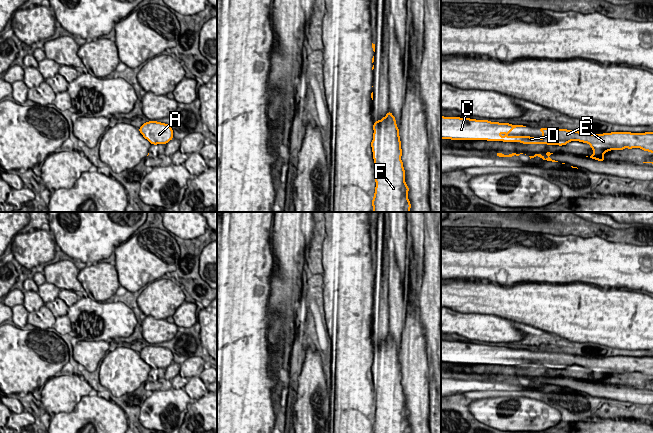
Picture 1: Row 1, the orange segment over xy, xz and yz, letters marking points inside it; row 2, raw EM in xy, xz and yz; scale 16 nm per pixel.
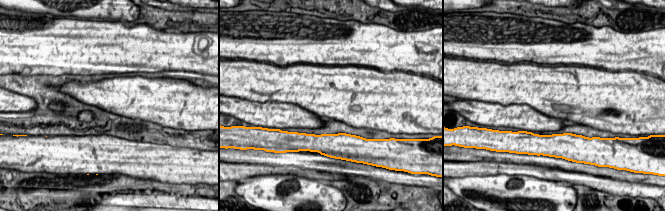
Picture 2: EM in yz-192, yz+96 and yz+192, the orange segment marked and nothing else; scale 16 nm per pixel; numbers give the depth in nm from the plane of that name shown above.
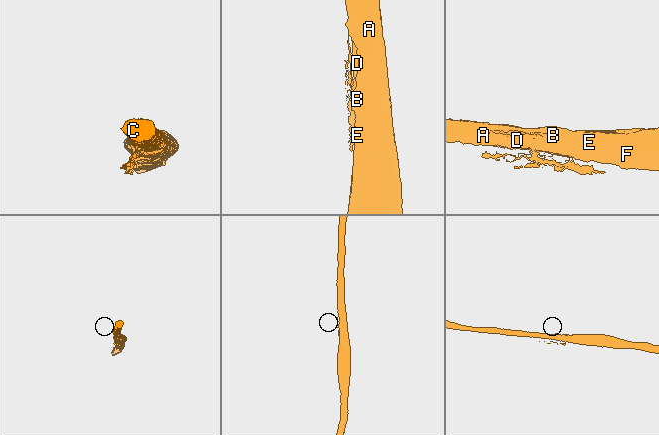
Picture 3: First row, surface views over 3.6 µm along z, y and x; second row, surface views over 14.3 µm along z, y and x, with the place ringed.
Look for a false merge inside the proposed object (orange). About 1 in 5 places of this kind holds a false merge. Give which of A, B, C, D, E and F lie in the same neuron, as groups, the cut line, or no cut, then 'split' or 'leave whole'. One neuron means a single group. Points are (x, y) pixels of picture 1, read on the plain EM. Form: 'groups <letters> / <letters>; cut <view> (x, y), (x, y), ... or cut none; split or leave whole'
groups A B C D E F; cut none; leave whole

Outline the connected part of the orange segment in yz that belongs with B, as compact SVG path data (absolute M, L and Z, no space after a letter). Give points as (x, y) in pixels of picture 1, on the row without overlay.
M441 340L441 363L451 364L487 364L487 365L503 365L503 366L520 366L523 368L547 368L547 369L567 369L571 365L579 365L587 367L593 373L593 378L589 380L591 383L604 385L603 380L607 375L623 374L625 372L640 372L644 375L653 377L653 356L631 357L631 356L611 356L603 358L587 358L574 354L539 352L540 362L530 360L509 360L508 358L516 351L526 351L523 349L512 349L509 347L491 346L488 344L476 344L460 341L444 341Z

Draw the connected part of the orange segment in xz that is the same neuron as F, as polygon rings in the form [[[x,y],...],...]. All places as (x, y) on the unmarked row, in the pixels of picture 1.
[[[388,336],[373,349],[371,366],[375,391],[373,433],[410,433],[409,412],[401,384],[402,373],[395,341]]]

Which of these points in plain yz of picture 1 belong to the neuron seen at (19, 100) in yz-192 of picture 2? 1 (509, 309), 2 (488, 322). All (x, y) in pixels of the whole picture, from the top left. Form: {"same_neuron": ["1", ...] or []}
{"same_neuron": ["2"]}

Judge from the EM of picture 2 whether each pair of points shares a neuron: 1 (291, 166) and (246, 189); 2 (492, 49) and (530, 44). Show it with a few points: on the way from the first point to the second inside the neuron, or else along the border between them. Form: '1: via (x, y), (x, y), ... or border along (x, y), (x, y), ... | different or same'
1: border along (273, 173), (294, 174), (300, 177) | different
2: via (501, 44), (521, 44) | same

